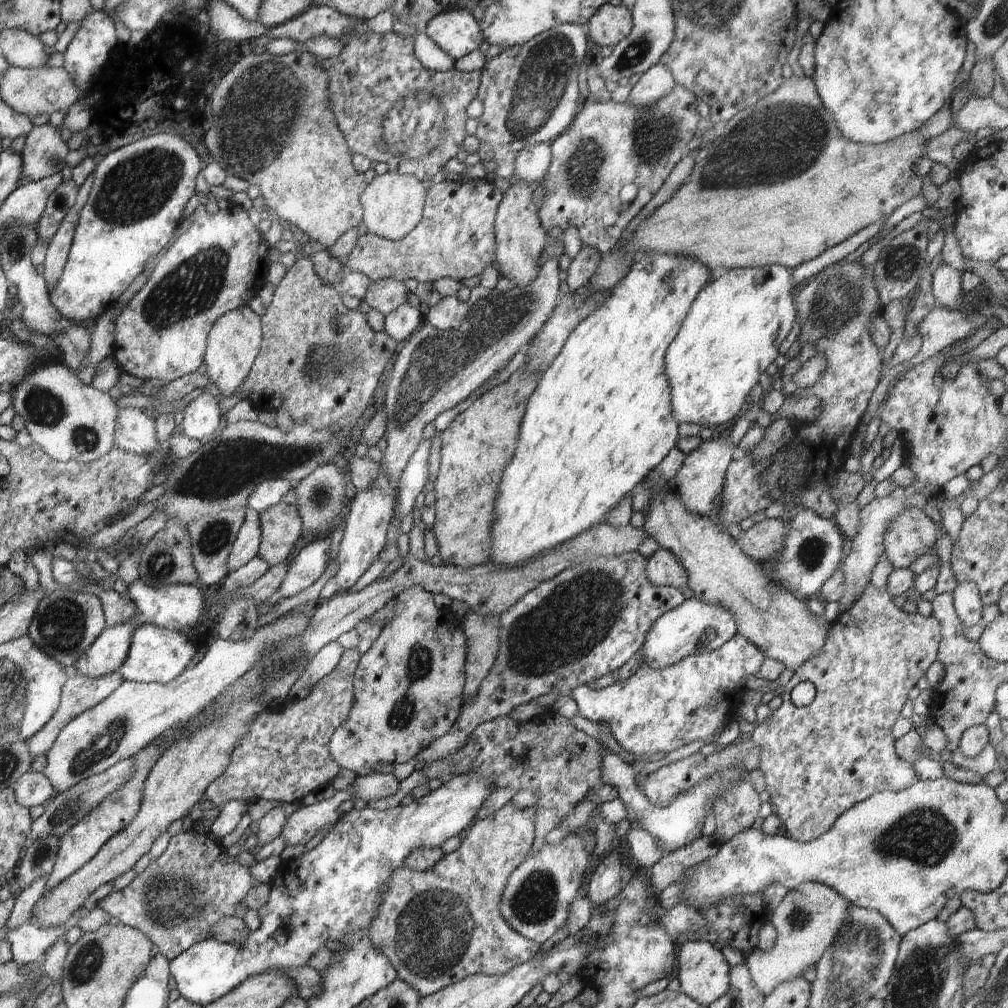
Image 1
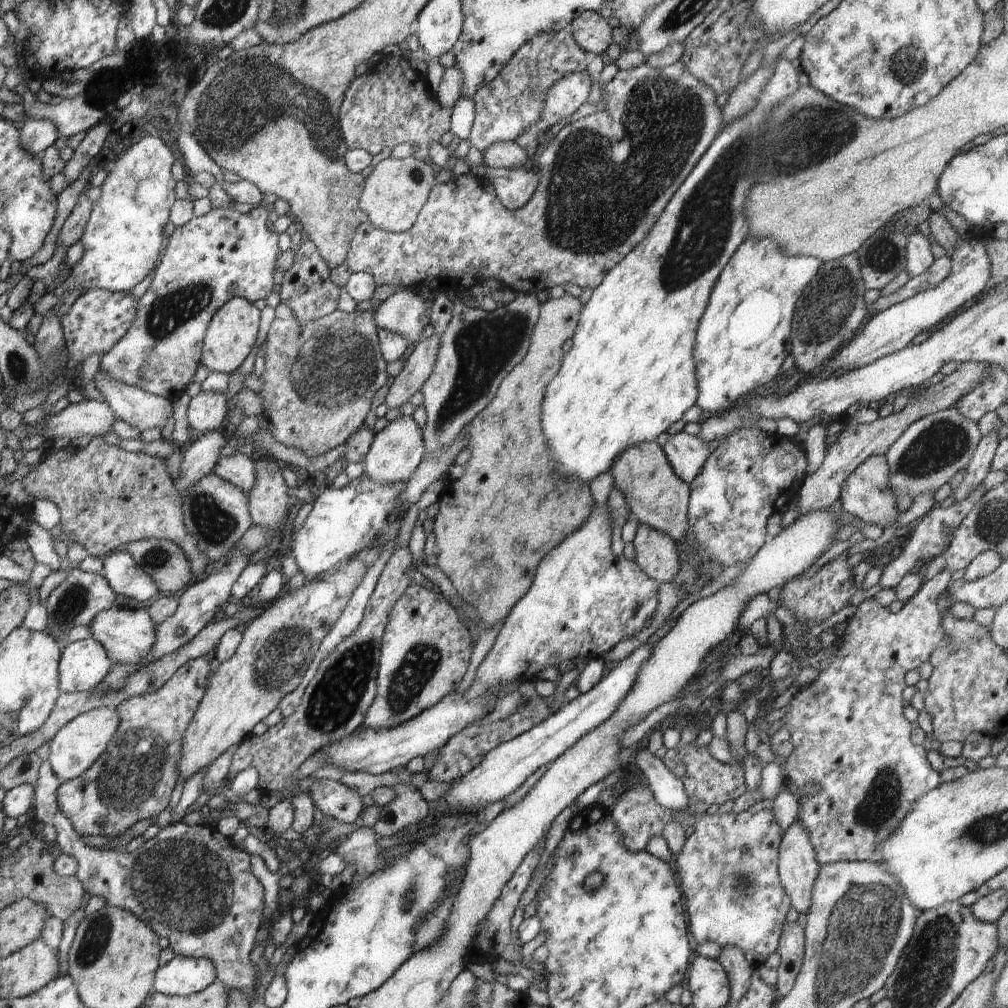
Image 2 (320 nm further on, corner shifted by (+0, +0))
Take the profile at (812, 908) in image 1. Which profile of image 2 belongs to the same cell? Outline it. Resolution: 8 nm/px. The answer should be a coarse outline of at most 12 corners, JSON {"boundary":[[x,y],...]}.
{"boundary":[[800,820],[779,846],[779,879],[791,906],[810,908],[819,862]]}

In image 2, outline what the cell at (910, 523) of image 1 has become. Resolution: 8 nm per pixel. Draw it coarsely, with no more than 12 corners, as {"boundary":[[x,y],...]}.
{"boundary":[[884,456],[867,458],[842,483],[850,515],[884,529],[899,517]]}

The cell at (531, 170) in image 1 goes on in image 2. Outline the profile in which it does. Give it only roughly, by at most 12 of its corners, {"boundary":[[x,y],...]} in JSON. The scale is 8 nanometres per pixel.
{"boundary":[[500,141],[482,153],[491,169],[533,161],[514,141]]}

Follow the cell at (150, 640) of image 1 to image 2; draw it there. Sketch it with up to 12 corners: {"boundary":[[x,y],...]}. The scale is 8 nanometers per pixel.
{"boundary":[[114,604],[89,624],[117,663],[149,655],[156,624],[144,607]]}

